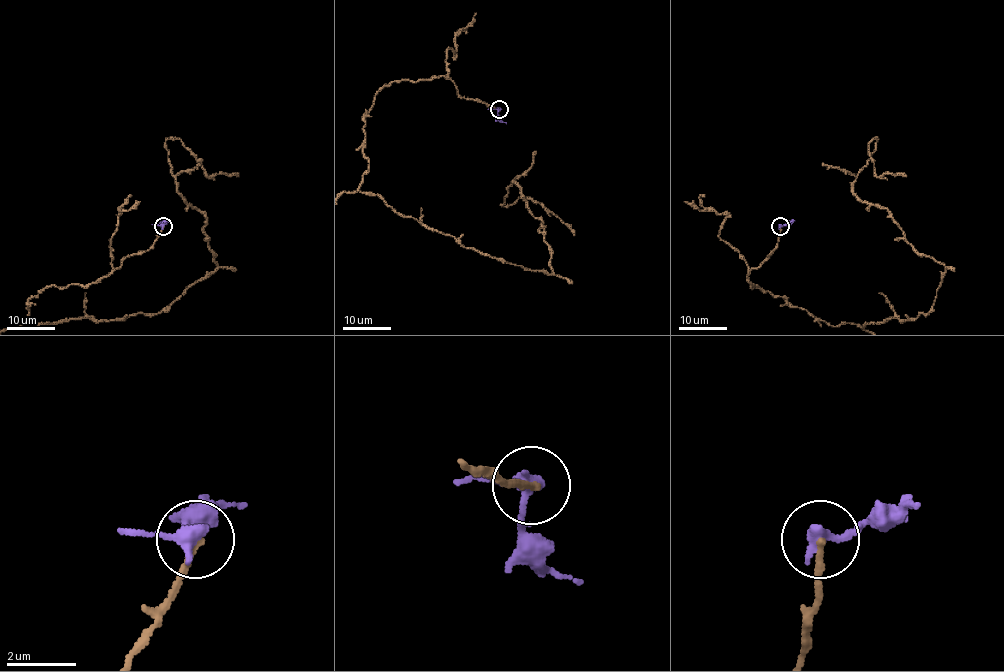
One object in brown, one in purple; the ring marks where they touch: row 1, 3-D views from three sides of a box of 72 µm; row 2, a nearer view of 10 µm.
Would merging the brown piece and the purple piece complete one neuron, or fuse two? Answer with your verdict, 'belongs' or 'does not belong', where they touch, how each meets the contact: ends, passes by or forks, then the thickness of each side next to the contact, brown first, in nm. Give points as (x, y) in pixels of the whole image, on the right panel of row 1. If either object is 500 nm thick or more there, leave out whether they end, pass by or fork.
does not belong; place (780, 226); brown ends; purple passes by; calibres 180 and 340 nm

